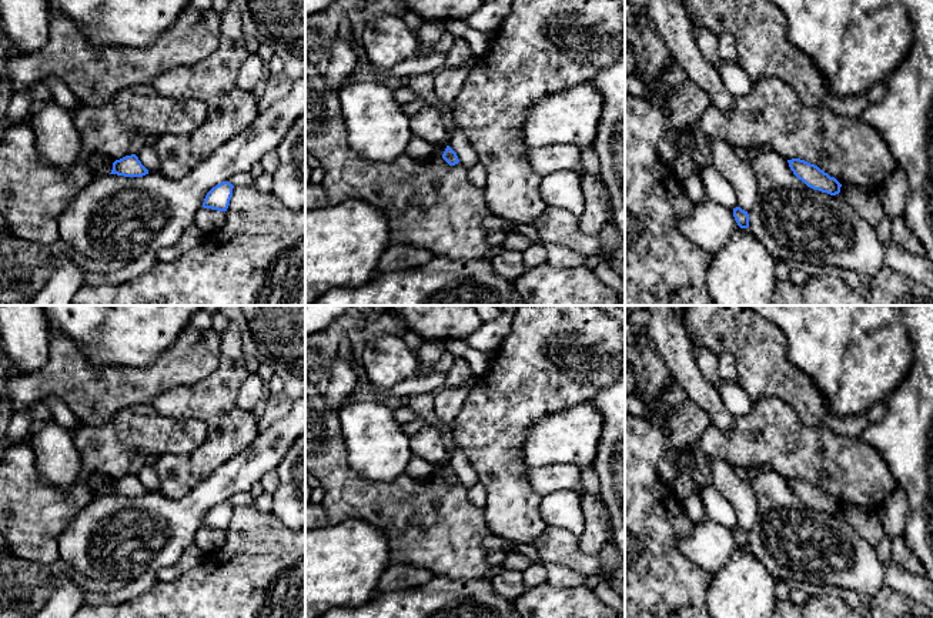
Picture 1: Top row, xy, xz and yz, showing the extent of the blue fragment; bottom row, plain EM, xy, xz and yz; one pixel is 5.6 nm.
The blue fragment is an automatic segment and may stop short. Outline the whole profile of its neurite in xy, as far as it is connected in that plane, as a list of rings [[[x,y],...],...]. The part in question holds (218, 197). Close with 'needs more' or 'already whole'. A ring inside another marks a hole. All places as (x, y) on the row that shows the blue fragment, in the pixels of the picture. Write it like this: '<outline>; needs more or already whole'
[[[228,181],[217,184],[207,193],[203,207],[218,211],[227,211],[233,196],[233,188],[234,186]]]; already whole

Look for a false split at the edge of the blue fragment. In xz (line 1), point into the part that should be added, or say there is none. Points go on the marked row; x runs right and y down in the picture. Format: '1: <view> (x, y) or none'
1: none

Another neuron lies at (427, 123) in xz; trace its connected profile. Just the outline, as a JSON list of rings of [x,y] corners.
[[[428,103],[418,113],[409,117],[409,128],[412,134],[431,144],[449,146],[451,136],[444,127],[442,113],[431,103]]]

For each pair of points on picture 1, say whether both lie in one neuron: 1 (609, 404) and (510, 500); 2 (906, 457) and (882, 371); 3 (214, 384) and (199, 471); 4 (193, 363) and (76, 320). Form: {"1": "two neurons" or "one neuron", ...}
{"1": "two neurons", "2": "two neurons", "3": "one neuron", "4": "two neurons"}

